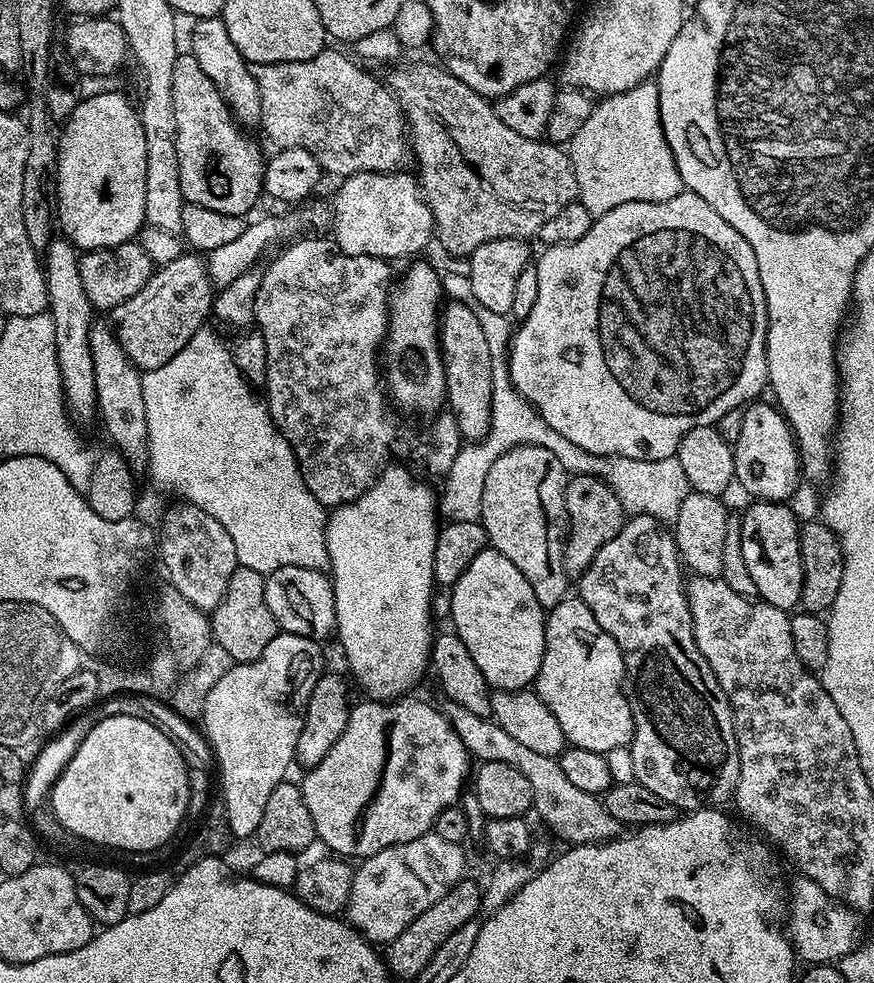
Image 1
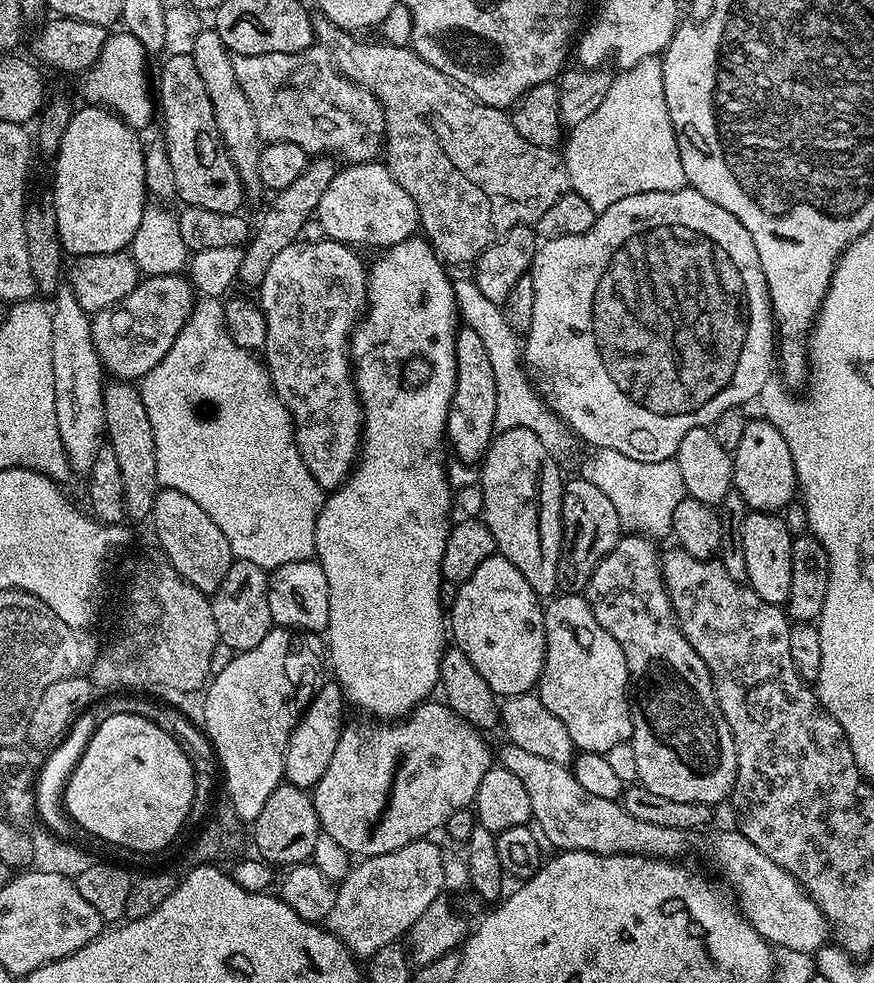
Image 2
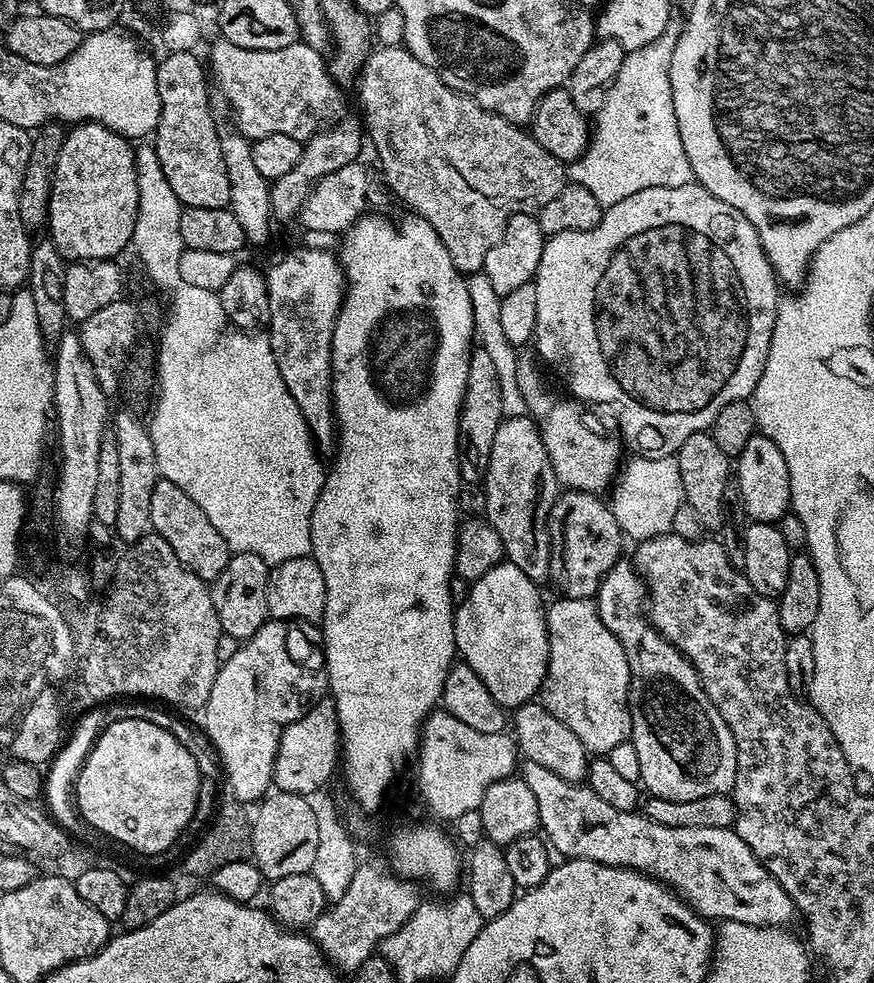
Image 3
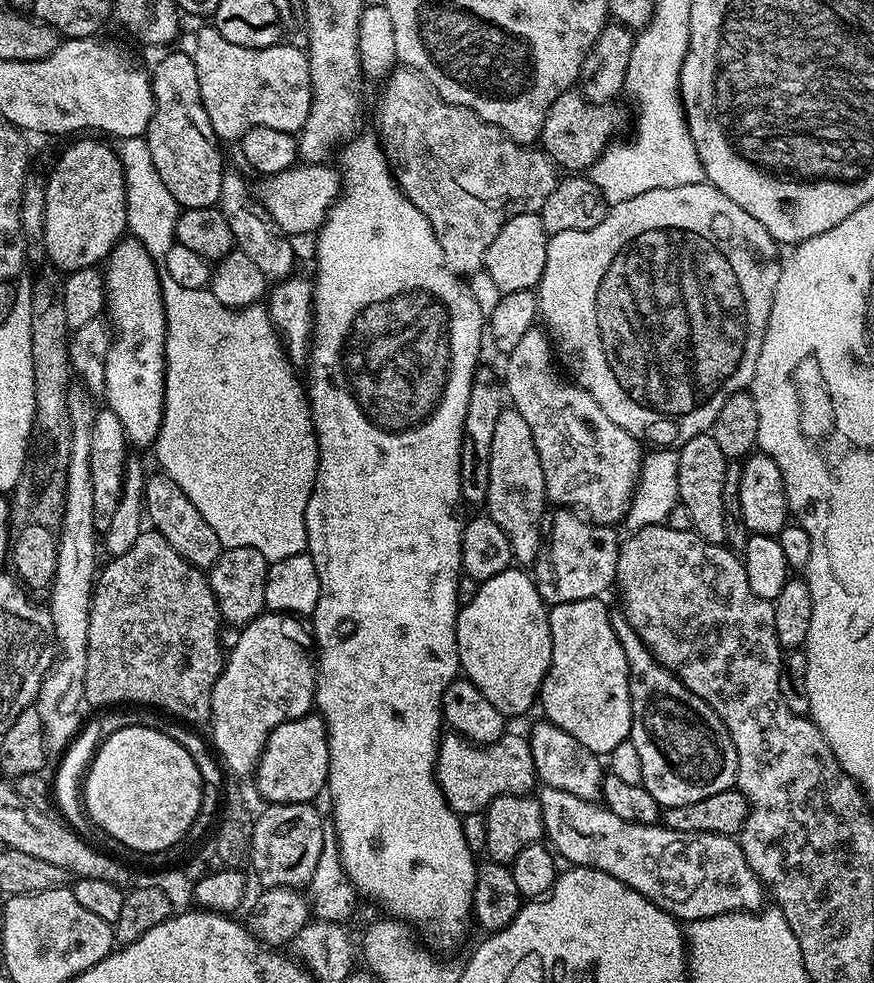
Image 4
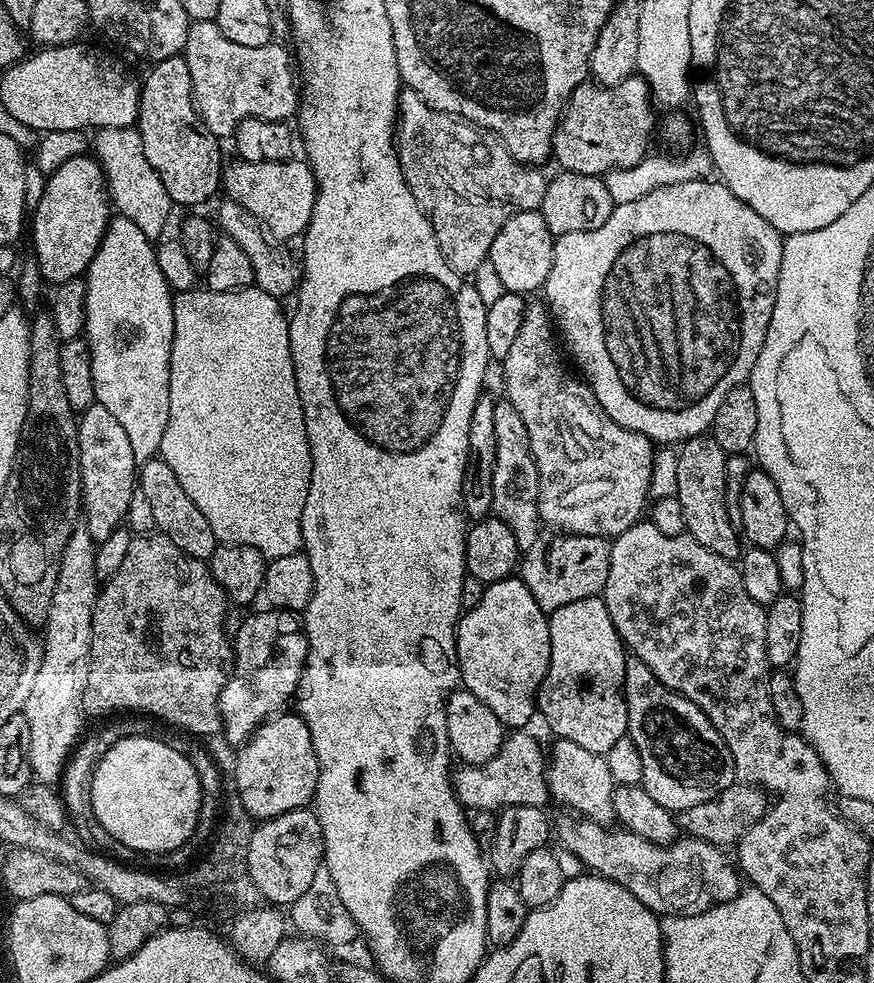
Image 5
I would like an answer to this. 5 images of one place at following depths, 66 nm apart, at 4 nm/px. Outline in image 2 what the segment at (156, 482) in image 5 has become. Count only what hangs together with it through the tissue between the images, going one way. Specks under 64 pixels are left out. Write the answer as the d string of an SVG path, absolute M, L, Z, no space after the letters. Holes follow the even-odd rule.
M161 488L154 498L150 525L156 531L156 540L160 543L163 559L178 570L178 574L190 586L199 592L211 594L222 586L222 578L226 578L226 570L230 570L234 559L230 550L230 542L226 542L226 534L214 526L214 521L207 516L202 506L197 506L186 494L178 494L178 490Z

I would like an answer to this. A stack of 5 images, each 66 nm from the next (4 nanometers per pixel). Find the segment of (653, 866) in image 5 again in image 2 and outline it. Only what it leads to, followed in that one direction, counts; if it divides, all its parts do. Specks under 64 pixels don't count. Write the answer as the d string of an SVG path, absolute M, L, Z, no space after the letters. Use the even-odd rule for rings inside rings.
M510 742L505 743L501 752L499 749L498 760L506 770L510 770L510 774L521 780L522 786L526 786L535 827L539 835L547 843L549 840L556 850L593 852L603 856L624 854L677 858L688 848L689 833L670 830L670 826L653 826L650 822L642 822L626 814L623 803L589 794L565 765L550 762L538 754L529 754ZM739 830L720 832L708 844L708 856L712 864L724 875L732 887L731 895L744 917L758 930L758 934L769 944L780 950L798 950L816 954L830 940L828 920L818 910L808 893L778 862L770 862L754 842L750 842Z

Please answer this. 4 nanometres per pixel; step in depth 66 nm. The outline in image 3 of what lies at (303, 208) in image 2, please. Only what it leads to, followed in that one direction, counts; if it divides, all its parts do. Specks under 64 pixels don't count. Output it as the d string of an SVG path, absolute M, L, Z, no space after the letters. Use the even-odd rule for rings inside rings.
M345 115L343 118L329 123L327 126L314 133L309 140L303 141L304 149L302 158L298 158L294 170L282 178L271 181L268 197L272 203L272 215L277 221L288 220L299 213L300 208L306 202L312 187L326 174L334 174L342 170L342 166L353 163L360 152L360 143L365 143L366 132L361 121L352 116Z

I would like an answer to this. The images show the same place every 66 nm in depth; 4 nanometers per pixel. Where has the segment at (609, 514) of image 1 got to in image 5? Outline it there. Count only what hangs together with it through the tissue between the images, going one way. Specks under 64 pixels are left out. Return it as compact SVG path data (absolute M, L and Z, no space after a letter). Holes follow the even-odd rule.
M573 532L552 534L556 536L541 535L534 546L523 549L522 559L518 565L519 579L534 594L534 602L545 614L550 614L562 606L570 606L570 602L578 602L582 598L600 596L606 586L606 578L610 578L610 550L612 540L602 536L579 536Z

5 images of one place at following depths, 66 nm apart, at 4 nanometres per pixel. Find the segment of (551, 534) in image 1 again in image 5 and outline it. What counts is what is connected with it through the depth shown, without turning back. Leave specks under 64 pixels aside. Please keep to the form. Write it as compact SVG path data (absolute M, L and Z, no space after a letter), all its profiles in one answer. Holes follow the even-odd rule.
M506 398L497 399L494 406L494 438L496 439L496 457L494 458L492 512L495 519L506 522L506 526L514 530L514 538L523 550L534 546L534 542L542 535L540 471L532 453L526 422L522 422L522 414L518 414L516 407Z

